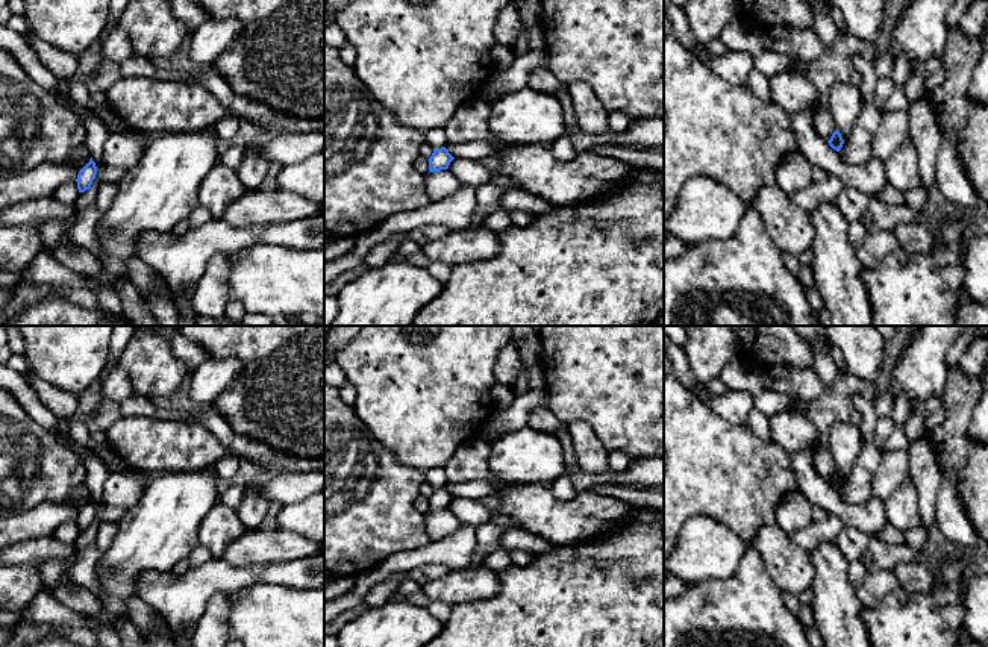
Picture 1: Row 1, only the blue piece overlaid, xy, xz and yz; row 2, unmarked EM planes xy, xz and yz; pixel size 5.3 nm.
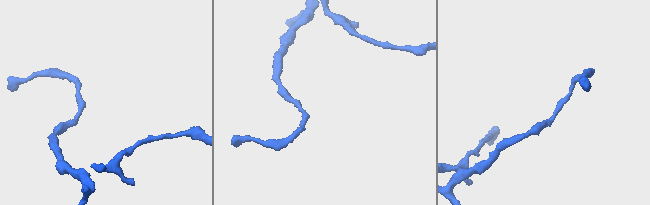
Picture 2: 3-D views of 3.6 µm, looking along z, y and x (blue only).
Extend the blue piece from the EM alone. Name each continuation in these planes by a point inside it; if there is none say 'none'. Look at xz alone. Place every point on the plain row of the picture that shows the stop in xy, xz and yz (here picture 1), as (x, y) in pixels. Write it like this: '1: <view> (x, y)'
none

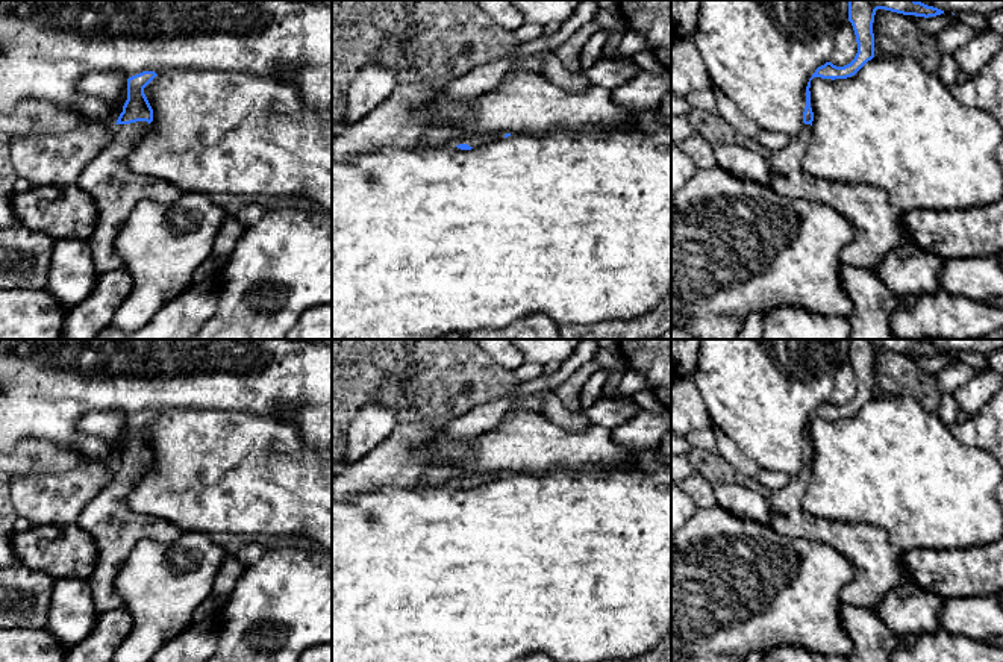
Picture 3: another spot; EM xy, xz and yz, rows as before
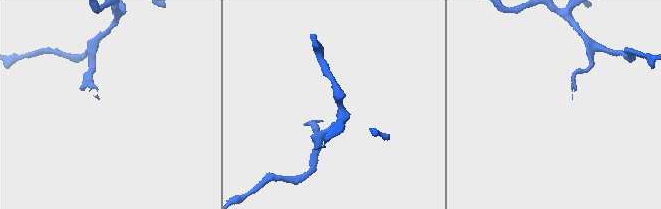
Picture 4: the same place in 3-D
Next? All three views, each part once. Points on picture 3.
1: xy (115, 529)

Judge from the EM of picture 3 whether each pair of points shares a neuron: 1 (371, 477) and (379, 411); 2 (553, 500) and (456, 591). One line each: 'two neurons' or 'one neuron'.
1: two neurons
2: one neuron

